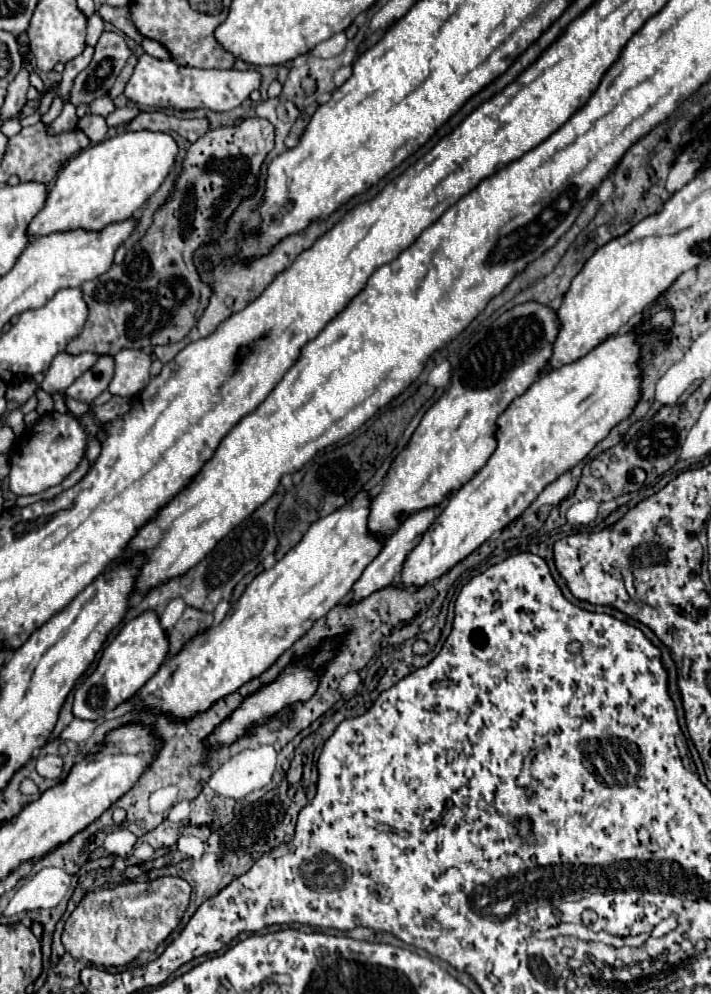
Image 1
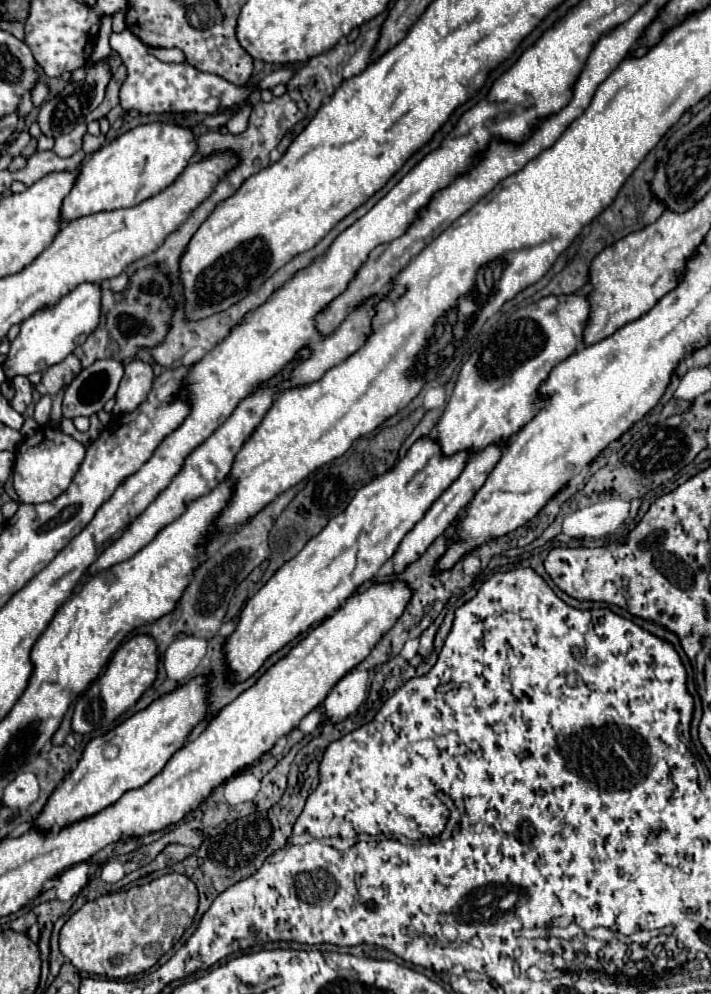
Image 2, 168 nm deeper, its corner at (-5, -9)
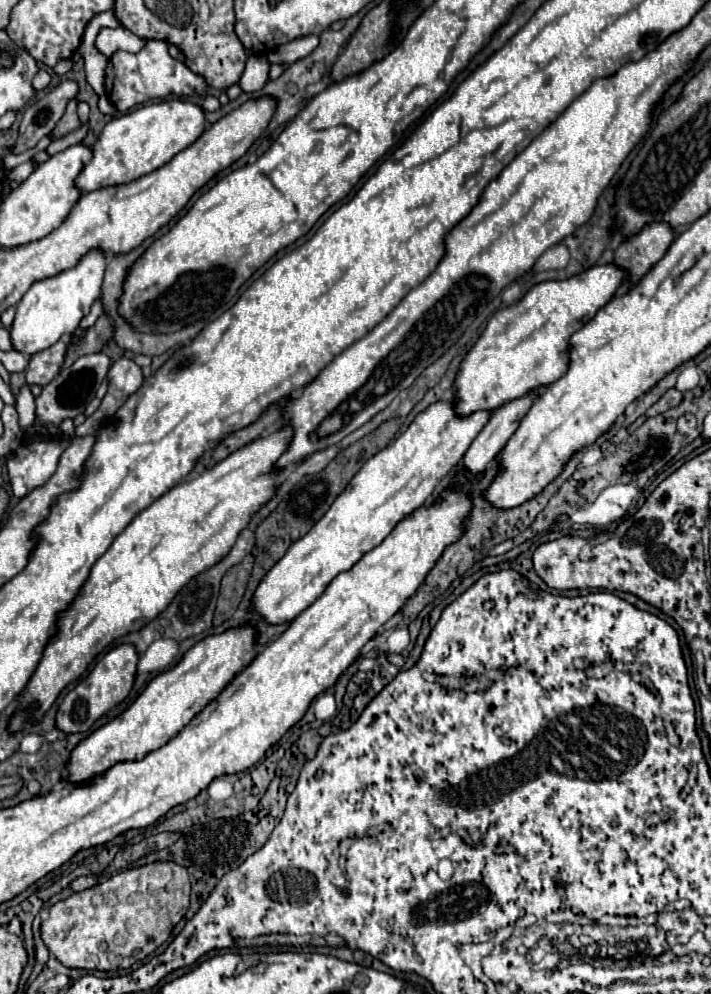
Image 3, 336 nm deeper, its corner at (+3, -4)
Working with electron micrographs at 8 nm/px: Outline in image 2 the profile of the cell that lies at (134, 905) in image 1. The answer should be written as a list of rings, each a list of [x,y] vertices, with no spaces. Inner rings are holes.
[[[166,874],[144,886],[86,902],[60,932],[60,952],[80,972],[106,978],[136,976],[152,968],[186,932],[198,908],[198,890],[182,874]]]

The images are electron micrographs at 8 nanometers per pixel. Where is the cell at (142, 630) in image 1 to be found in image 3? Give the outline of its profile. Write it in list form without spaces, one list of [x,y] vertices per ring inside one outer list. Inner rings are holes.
[[[120,645],[108,651],[100,663],[94,665],[94,669],[72,689],[64,695],[58,713],[56,713],[56,727],[64,733],[84,733],[88,731],[96,719],[100,719],[106,711],[110,711],[116,703],[120,703],[134,685],[138,665],[138,653],[132,649],[132,645]]]

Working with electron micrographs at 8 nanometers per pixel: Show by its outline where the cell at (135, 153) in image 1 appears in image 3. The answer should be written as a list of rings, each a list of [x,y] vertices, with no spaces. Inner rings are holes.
[[[182,99],[148,103],[122,117],[116,117],[104,127],[102,135],[92,147],[94,155],[78,175],[76,187],[84,193],[90,193],[100,187],[130,183],[146,173],[152,173],[168,163],[176,153],[192,145],[204,133],[204,127],[204,109],[196,103]]]

